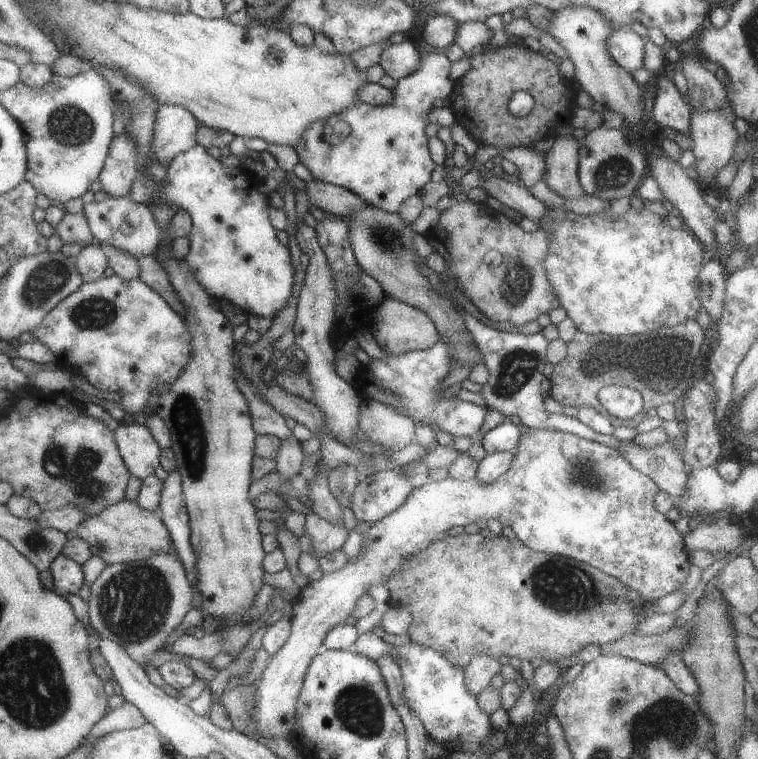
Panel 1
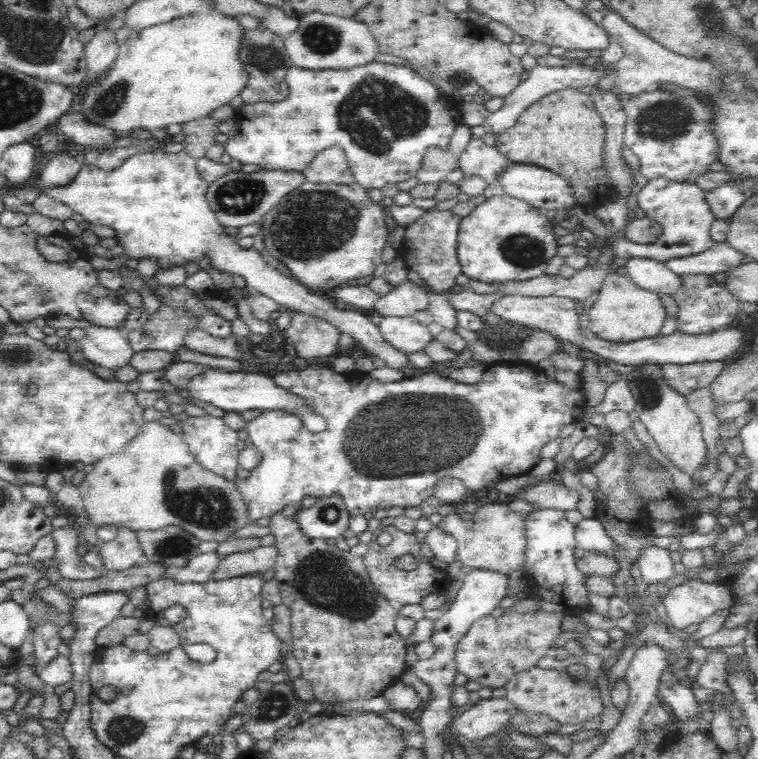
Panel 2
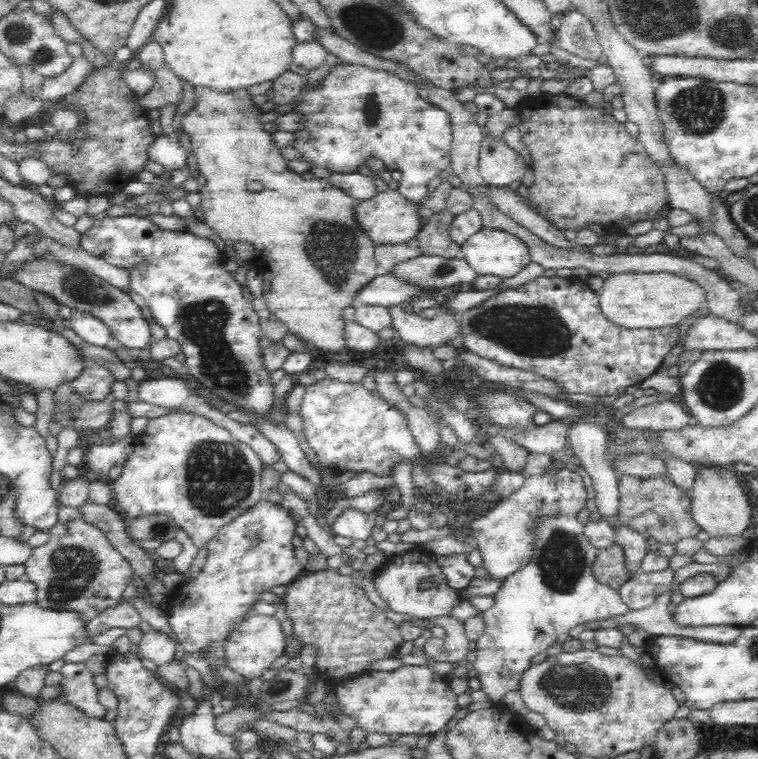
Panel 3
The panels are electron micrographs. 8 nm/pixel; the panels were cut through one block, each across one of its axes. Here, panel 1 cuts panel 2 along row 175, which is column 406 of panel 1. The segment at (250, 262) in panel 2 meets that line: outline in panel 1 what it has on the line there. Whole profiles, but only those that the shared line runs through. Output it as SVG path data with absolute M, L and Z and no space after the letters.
M419 48L419 51L421 64L418 70L398 80L390 103L371 106L358 102L347 112L312 124L306 130L303 140L299 141L295 151L316 181L354 192L368 204L388 213L396 213L408 197L418 195L419 191L431 181L435 165L429 152L429 138L425 132L426 112L438 105L443 98L449 97L454 91L455 83L450 79L452 63L448 60L446 52L424 48Z

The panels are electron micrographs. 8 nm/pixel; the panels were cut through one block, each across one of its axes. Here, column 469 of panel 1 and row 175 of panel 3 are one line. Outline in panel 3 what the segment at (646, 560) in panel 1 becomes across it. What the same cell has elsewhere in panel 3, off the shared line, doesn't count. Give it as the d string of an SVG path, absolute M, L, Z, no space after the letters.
M484 132L480 146L479 174L486 185L507 188L521 181L526 171L524 159L502 138Z

